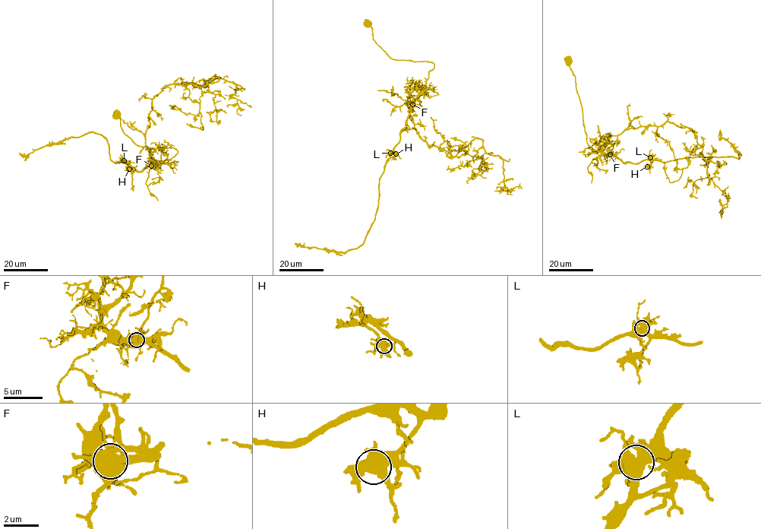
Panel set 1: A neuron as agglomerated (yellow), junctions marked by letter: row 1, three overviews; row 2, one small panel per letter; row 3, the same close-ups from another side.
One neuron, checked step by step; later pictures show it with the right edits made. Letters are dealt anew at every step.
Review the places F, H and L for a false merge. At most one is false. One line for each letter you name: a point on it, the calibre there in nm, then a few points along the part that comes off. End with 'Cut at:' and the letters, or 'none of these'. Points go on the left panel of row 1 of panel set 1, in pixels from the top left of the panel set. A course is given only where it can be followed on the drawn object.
F: (151, 166) | 650 nm | (151, 166), (145, 134), (152, 99), (163, 87), (200, 87), (220, 77), (205, 84), (215, 94), (219, 120)
Cut at: F

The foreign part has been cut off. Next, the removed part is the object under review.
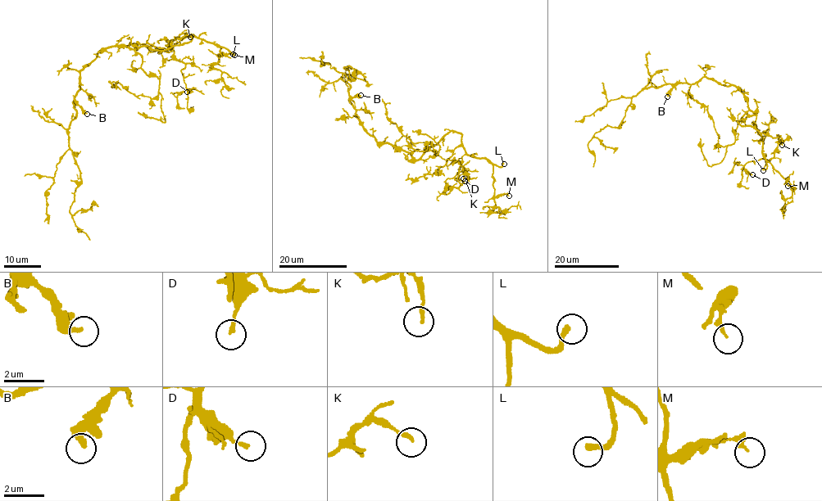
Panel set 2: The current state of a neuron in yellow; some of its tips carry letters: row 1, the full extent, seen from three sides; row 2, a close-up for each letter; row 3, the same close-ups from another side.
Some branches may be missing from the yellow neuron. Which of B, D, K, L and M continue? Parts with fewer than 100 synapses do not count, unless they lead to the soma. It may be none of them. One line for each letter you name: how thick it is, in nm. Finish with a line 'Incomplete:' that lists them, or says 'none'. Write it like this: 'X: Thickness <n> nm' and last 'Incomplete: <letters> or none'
L: Thickness 240 nm
Incomplete: L

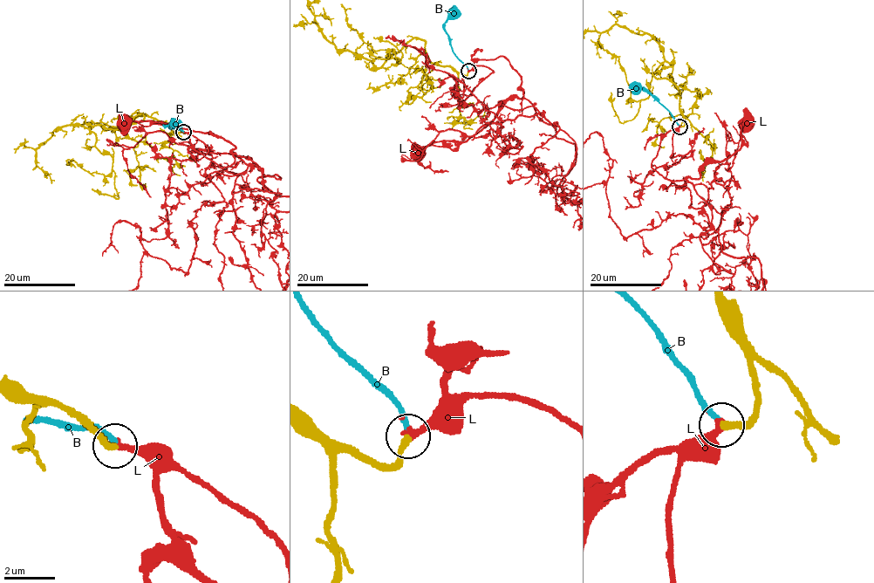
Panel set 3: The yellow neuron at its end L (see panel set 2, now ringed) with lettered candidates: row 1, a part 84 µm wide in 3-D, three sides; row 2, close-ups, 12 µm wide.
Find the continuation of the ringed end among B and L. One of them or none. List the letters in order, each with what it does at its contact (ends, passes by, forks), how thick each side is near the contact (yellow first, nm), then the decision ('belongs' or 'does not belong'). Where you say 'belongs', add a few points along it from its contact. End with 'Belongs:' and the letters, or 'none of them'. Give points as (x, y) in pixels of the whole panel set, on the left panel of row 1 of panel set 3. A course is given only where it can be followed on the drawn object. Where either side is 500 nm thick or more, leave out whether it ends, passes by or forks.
B: it ends there; 240 nm thick on the yellow side, 200 nm on the other; does not belong
L: it ends there; 240 nm thick on the yellow side, 280 nm on the other; belongs; it runs (183, 133), (196, 151), (220, 167), (234, 162), (235, 146), (210, 132), (202, 133), (167, 123), (126, 123)
Belongs: L

